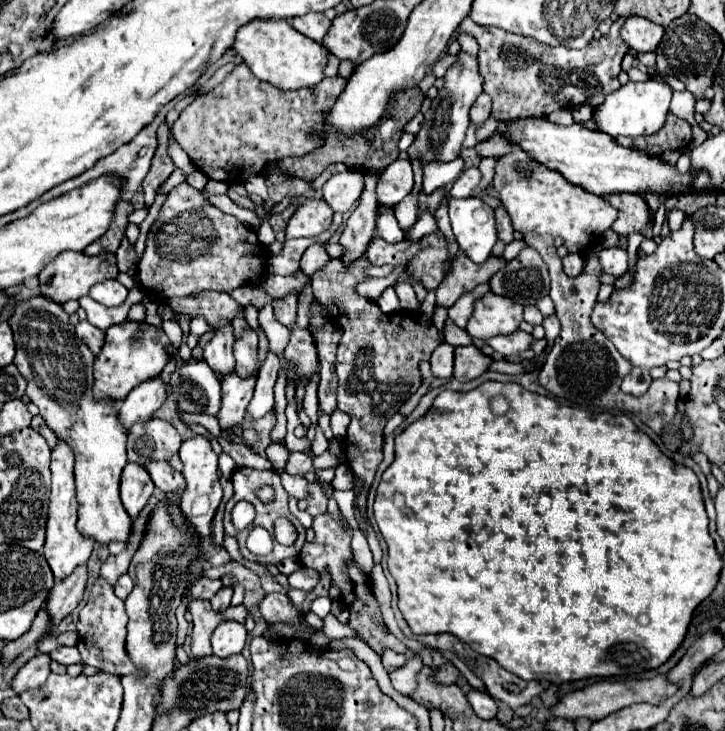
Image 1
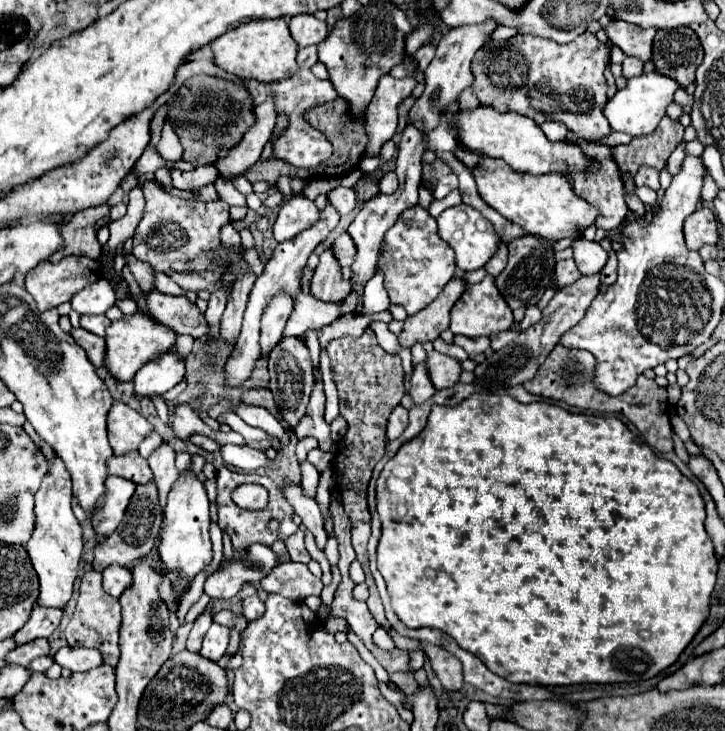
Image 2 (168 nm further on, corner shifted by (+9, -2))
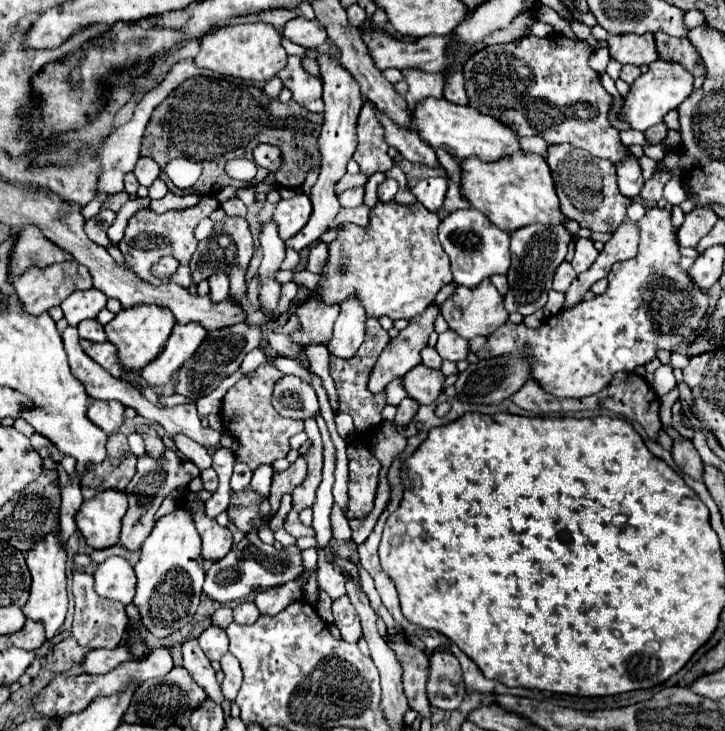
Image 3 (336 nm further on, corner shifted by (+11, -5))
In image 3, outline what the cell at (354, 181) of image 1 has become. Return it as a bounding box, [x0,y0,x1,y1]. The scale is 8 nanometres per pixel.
[339,186,365,208]

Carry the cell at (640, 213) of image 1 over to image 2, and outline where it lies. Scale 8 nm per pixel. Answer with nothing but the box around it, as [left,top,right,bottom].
[567,131,629,231]

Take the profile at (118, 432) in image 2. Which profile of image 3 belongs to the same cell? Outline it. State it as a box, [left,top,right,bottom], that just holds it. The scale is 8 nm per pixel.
[87,400,125,434]

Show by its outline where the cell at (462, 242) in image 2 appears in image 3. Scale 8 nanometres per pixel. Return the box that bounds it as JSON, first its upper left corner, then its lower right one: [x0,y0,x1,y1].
[439,208,509,288]

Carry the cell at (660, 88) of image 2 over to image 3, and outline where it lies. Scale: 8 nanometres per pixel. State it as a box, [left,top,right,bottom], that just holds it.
[621,60,695,132]

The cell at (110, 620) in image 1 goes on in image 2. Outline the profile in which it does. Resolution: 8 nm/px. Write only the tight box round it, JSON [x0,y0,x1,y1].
[65,571,121,667]

